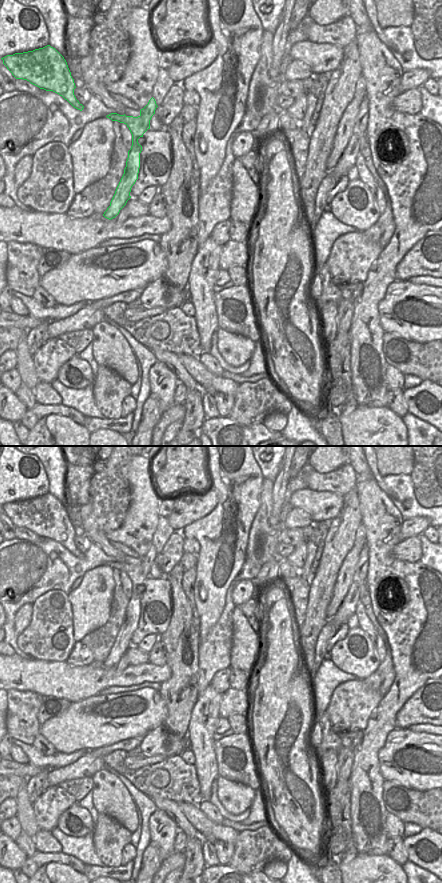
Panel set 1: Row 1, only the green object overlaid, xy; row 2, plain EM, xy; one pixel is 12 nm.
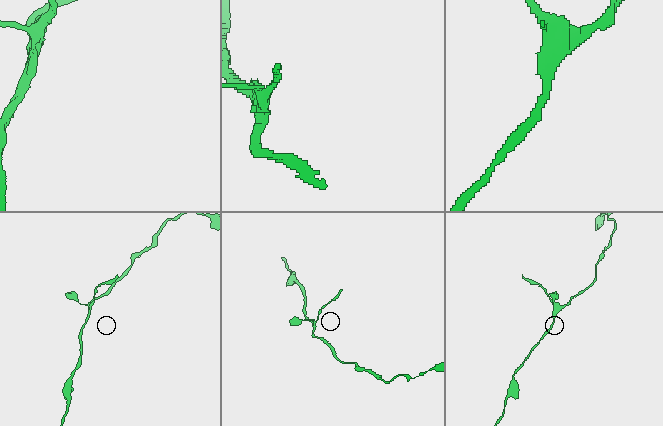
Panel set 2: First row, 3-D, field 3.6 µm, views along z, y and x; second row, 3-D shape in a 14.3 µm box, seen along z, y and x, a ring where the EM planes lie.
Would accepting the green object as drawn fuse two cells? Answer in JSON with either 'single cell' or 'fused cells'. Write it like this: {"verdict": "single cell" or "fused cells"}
{"verdict": "single cell"}

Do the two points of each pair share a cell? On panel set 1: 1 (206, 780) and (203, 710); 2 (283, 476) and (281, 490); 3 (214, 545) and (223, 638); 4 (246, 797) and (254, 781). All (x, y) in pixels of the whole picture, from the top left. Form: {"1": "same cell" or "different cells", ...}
{"1": "same cell", "2": "same cell", "3": "different cells", "4": "different cells"}

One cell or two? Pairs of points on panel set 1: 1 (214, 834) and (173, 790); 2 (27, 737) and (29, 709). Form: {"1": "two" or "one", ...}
{"1": "two", "2": "one"}

